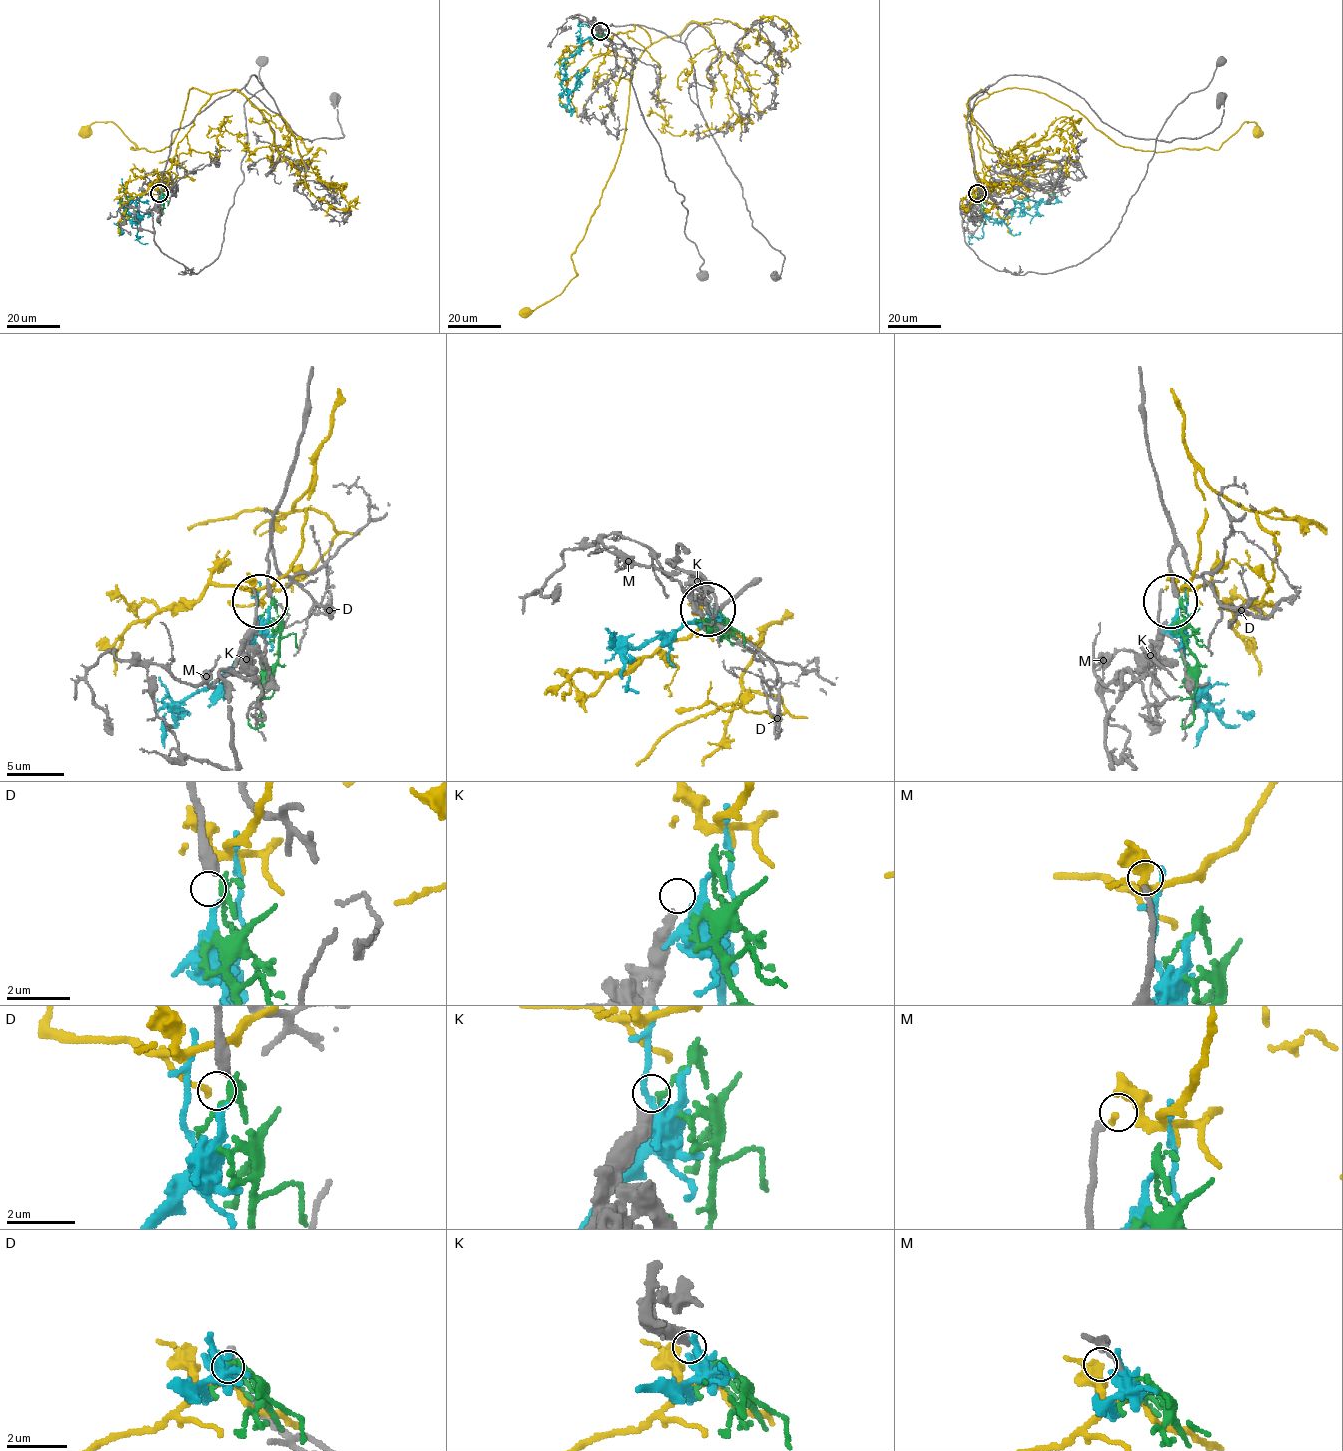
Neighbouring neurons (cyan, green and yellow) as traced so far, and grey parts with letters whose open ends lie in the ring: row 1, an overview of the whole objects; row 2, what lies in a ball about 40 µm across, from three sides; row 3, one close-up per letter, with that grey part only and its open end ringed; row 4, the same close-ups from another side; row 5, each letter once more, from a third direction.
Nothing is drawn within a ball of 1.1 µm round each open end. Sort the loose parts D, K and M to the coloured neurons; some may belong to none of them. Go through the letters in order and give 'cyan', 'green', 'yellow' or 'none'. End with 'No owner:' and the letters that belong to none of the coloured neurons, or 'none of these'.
D: cyan
K: none
M: yellow
No owner: K

